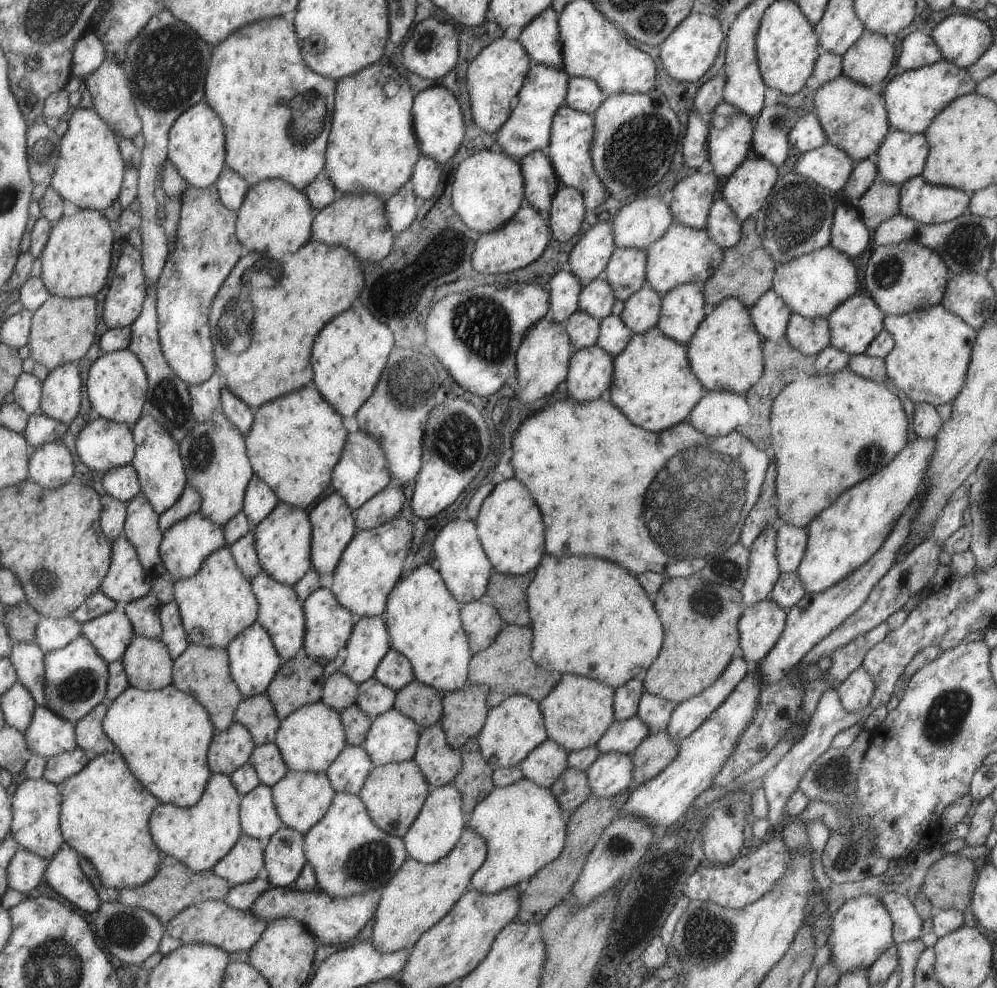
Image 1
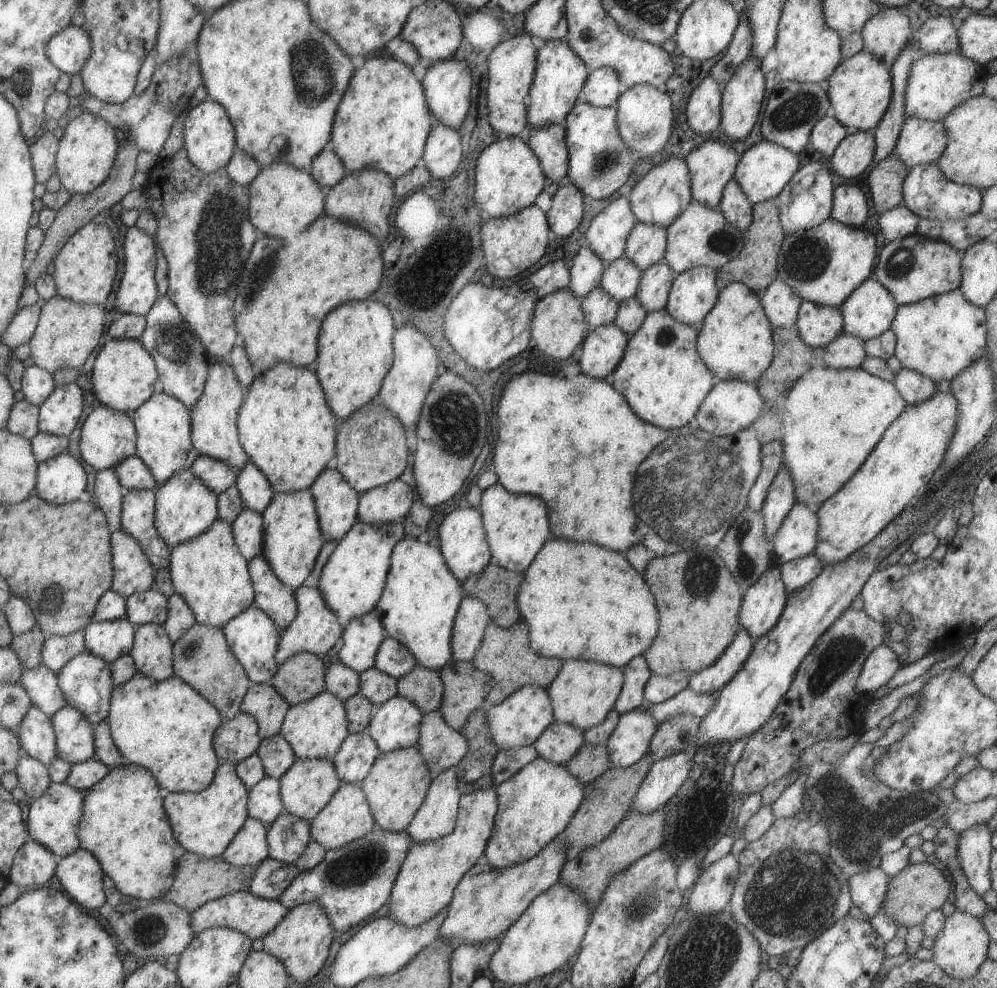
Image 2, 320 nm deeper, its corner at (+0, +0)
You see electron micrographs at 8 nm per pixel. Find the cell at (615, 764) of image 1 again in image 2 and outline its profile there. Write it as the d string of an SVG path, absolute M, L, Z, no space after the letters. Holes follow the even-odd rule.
M643 702L637 708L618 715L615 728L605 744L612 766L629 766L648 752L657 725L647 706L649 704Z

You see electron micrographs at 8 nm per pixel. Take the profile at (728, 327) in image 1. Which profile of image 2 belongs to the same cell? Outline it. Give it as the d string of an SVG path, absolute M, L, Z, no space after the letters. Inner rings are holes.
M742 282L729 283L718 291L715 304L703 317L698 330L696 349L716 380L739 379L755 383L756 378L770 365L773 356L772 326L756 292Z

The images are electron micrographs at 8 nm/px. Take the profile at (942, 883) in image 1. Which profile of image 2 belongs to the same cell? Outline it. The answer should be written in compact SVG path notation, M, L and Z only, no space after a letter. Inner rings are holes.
M923 861L907 864L889 879L881 910L897 926L914 927L922 922L928 912L940 908L950 889L951 886L945 881L943 874L931 863Z

